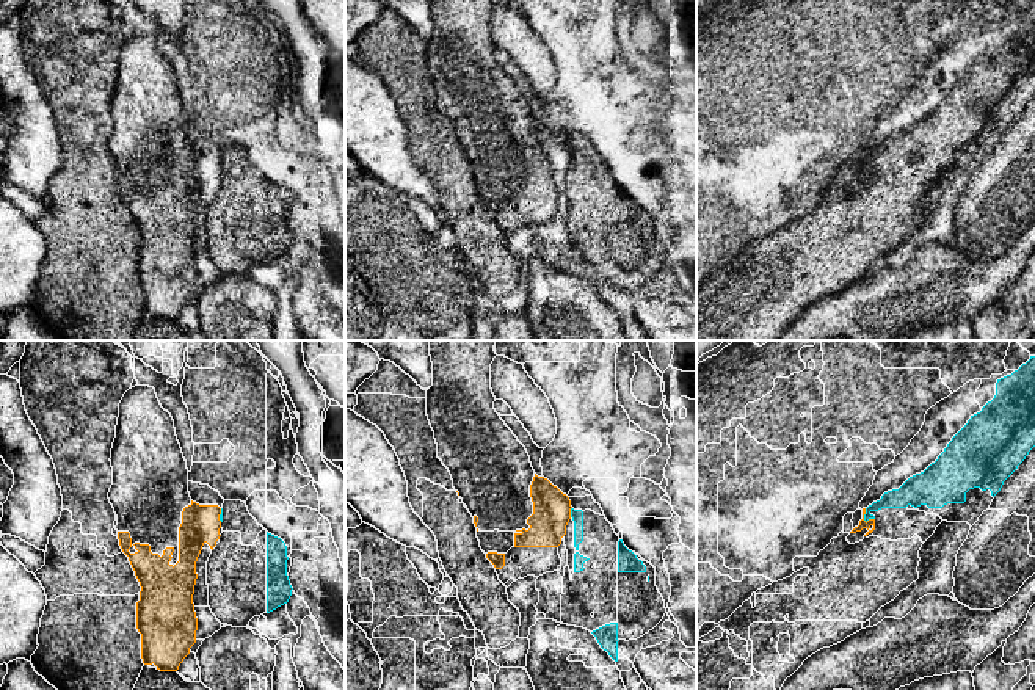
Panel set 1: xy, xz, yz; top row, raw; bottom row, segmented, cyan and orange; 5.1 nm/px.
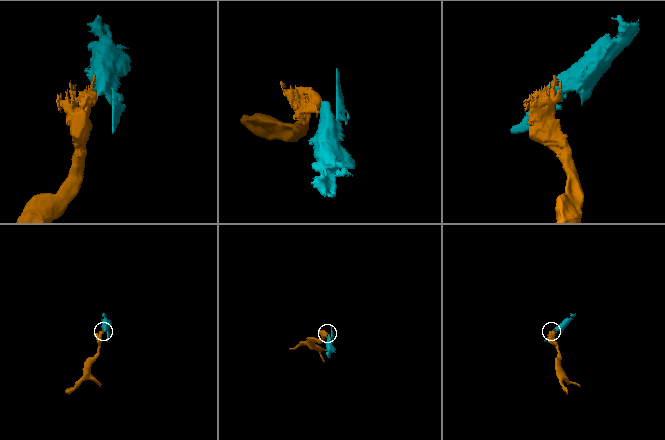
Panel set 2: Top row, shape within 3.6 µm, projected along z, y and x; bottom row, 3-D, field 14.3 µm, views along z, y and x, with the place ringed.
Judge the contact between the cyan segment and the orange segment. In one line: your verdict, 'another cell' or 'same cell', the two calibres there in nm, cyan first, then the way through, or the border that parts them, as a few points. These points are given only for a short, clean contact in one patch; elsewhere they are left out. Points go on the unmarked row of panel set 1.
another cell; calibres 100 and 50 nm; border yz (864, 157), (864, 168), (874, 168)

